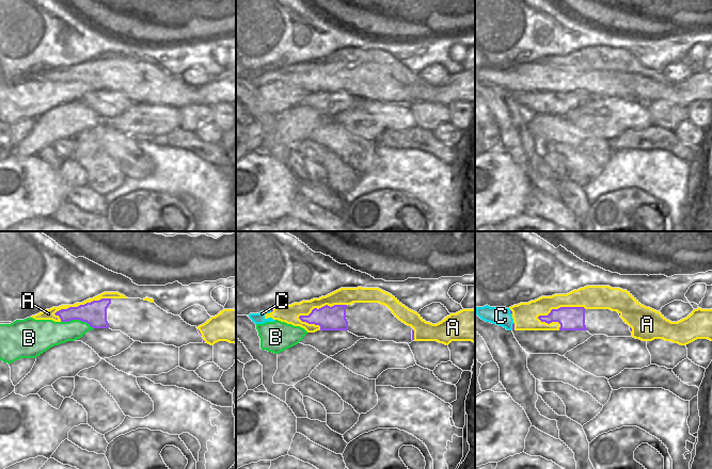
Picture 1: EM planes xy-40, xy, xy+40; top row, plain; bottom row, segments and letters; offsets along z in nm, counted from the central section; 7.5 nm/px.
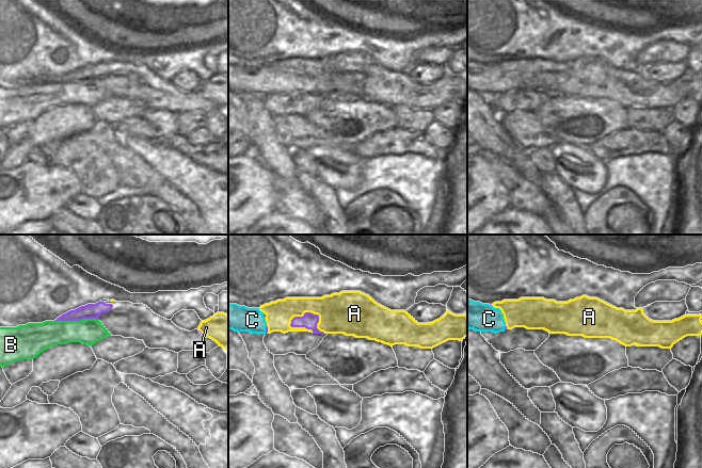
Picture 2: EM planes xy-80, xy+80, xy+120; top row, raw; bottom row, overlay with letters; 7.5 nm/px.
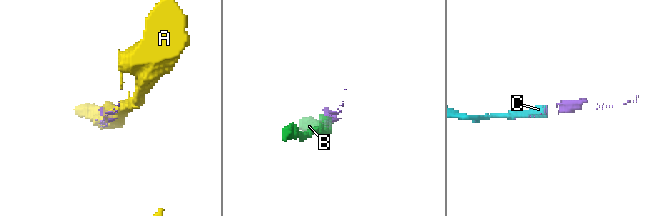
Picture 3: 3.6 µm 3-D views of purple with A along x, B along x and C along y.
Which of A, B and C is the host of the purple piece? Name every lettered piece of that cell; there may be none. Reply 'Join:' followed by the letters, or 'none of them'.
Join: C

